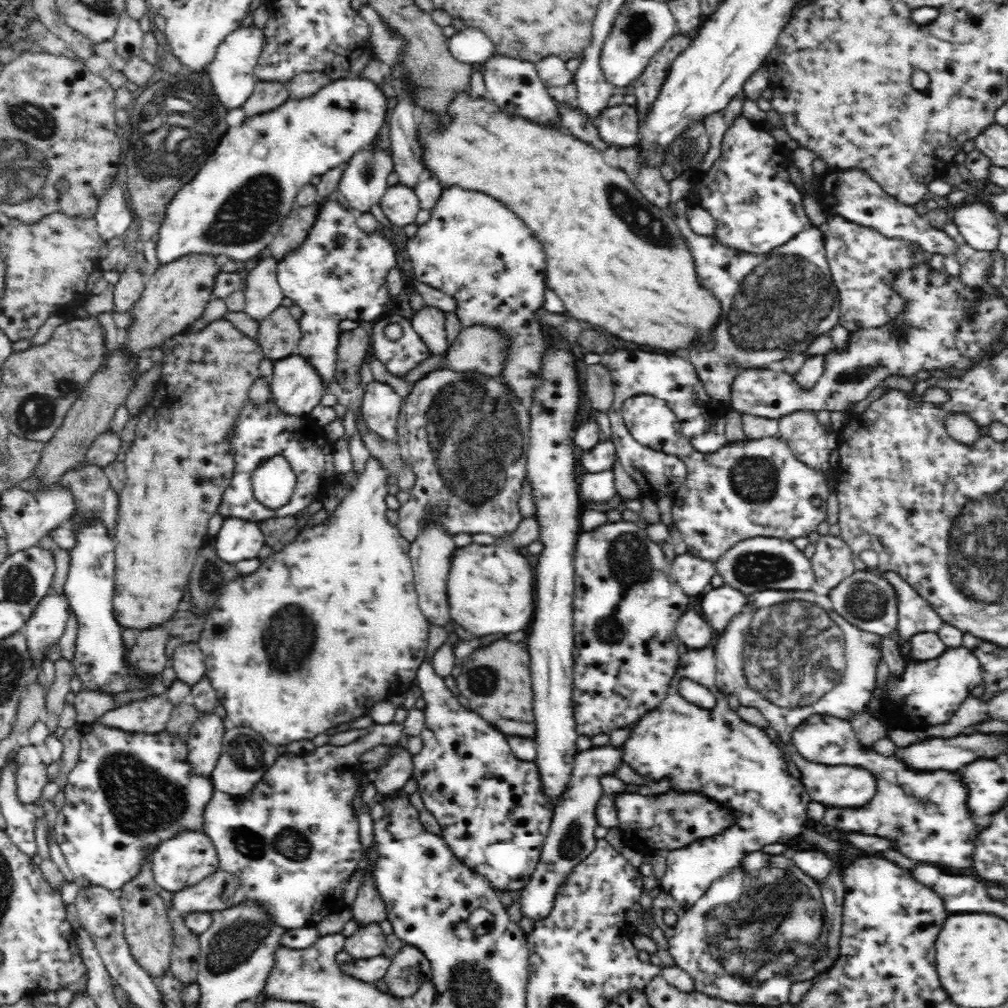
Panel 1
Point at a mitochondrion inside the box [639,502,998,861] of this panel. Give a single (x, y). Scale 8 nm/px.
(822, 662)

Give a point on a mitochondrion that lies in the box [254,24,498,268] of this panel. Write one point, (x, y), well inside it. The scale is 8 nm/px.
(425, 87)

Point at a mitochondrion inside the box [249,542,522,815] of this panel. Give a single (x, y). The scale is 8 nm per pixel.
(290, 635)

